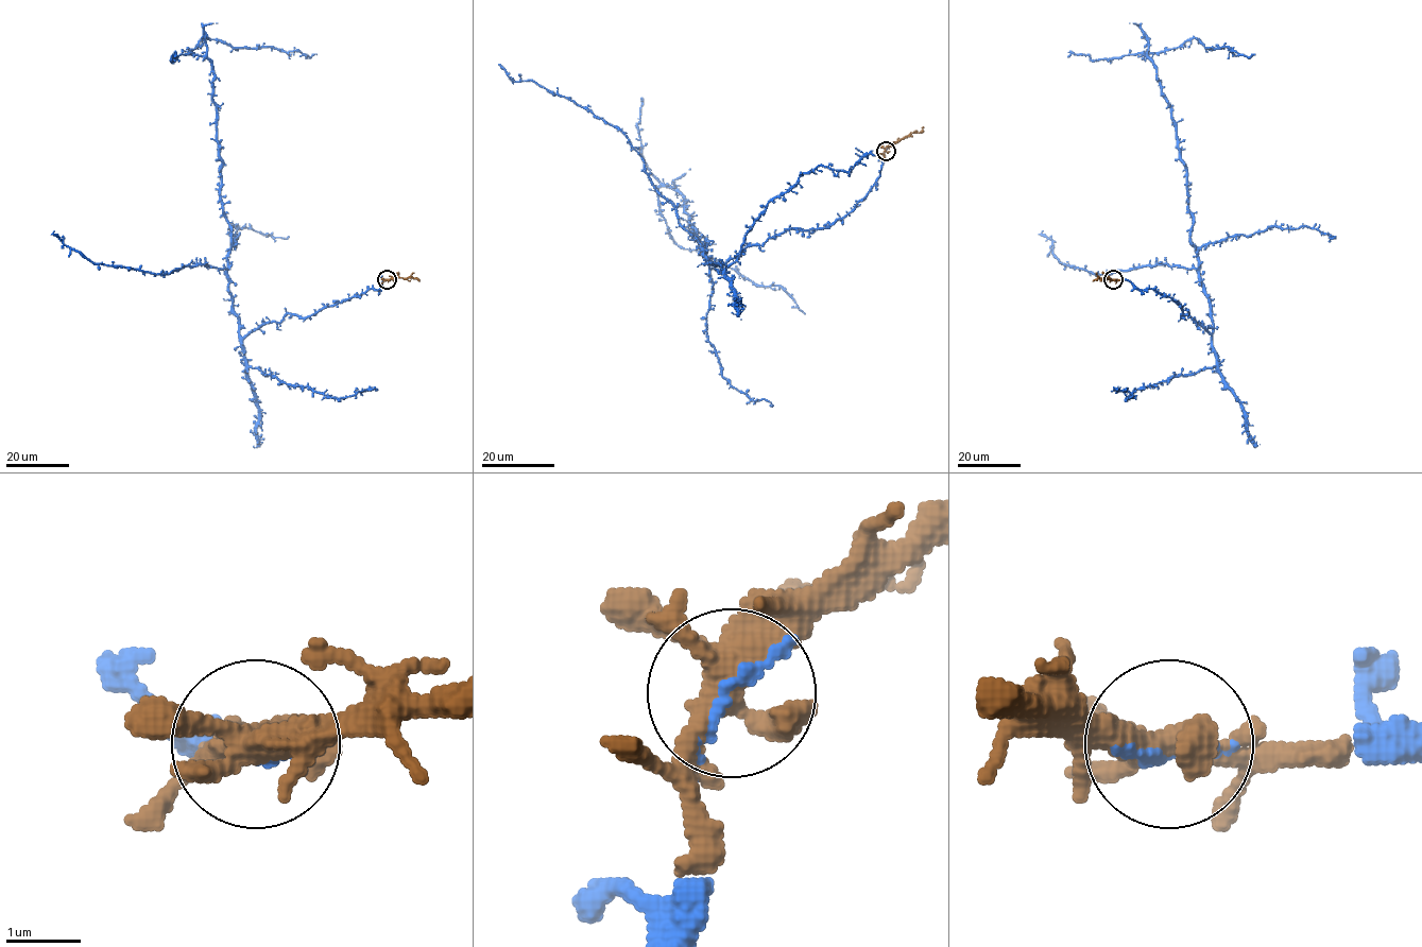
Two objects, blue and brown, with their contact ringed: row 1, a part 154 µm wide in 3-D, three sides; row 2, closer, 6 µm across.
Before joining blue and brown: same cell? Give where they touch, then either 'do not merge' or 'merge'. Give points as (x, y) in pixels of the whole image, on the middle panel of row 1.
(886, 151) | merge

